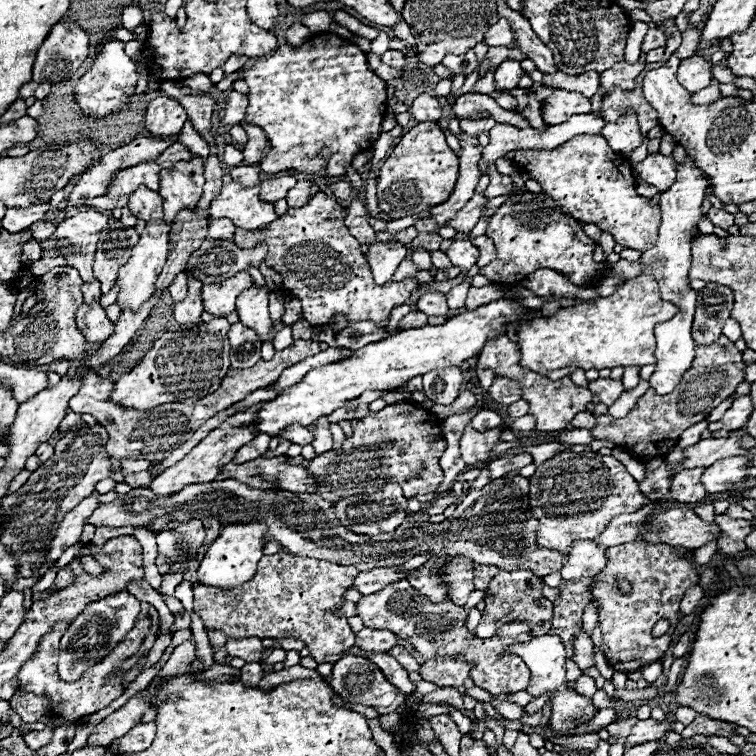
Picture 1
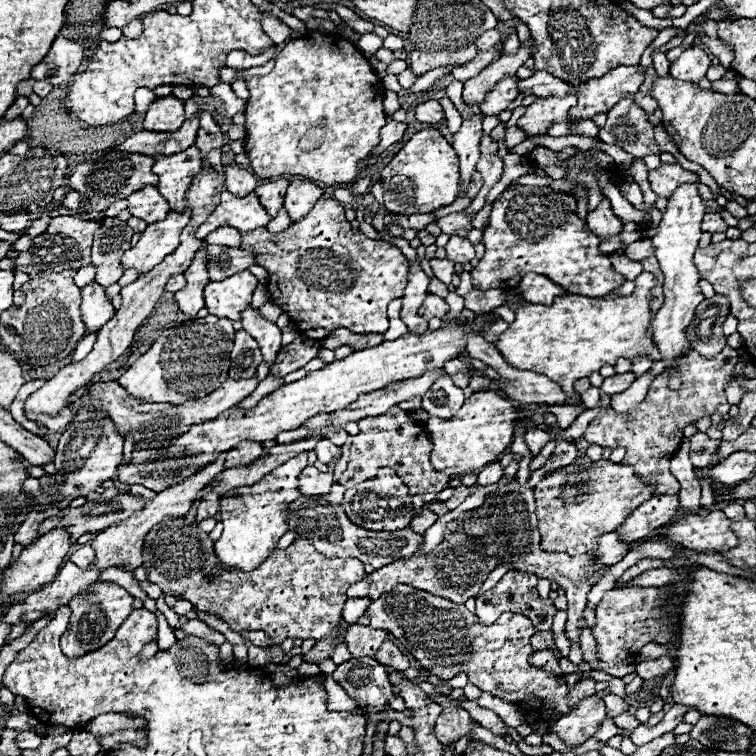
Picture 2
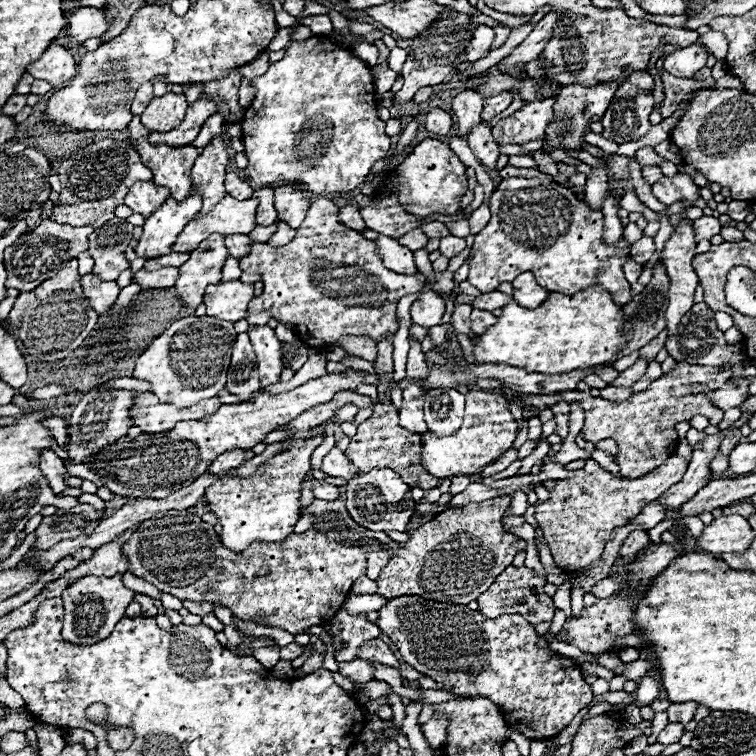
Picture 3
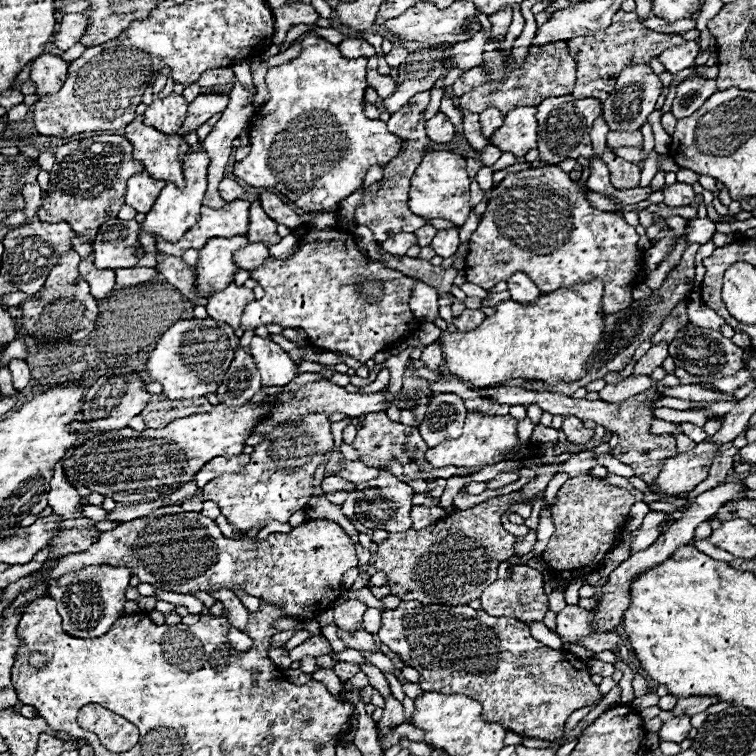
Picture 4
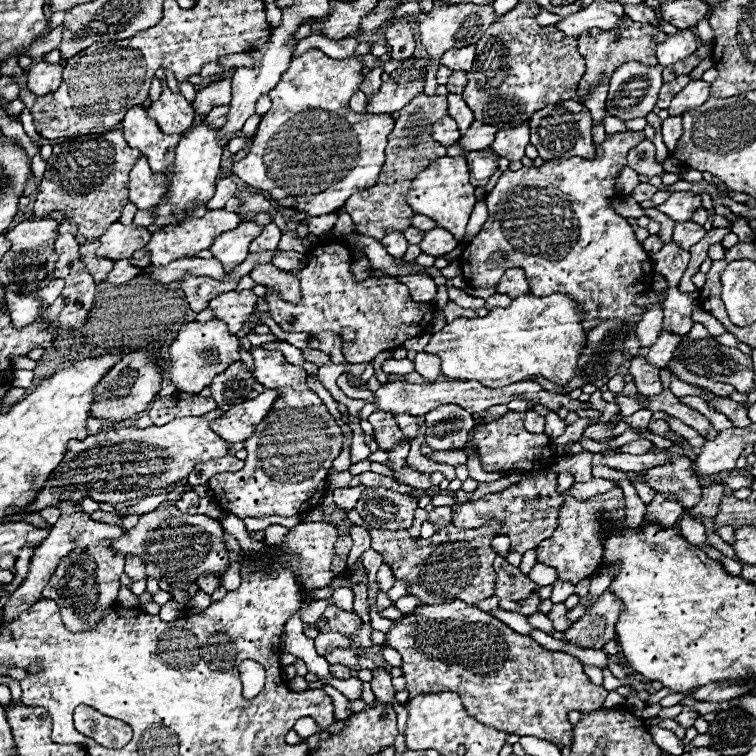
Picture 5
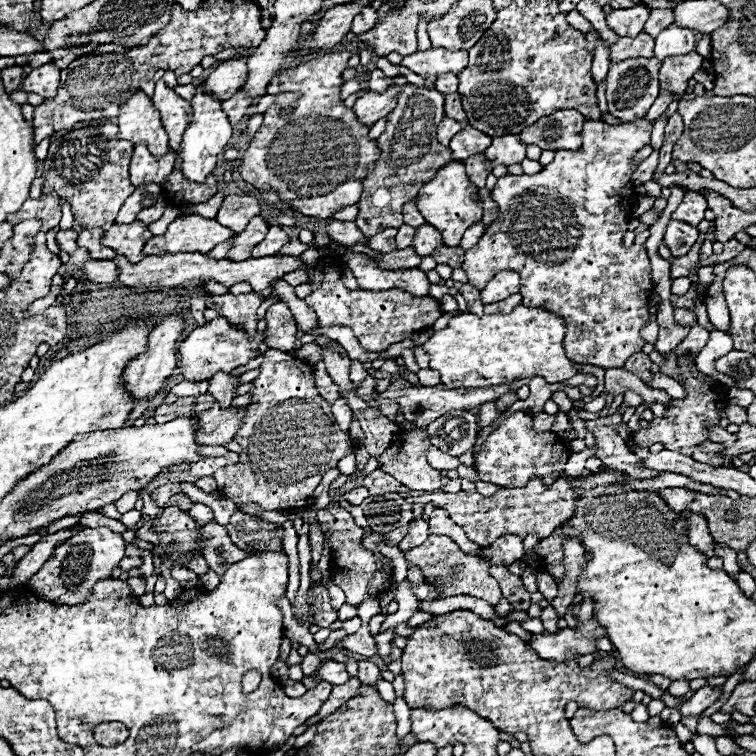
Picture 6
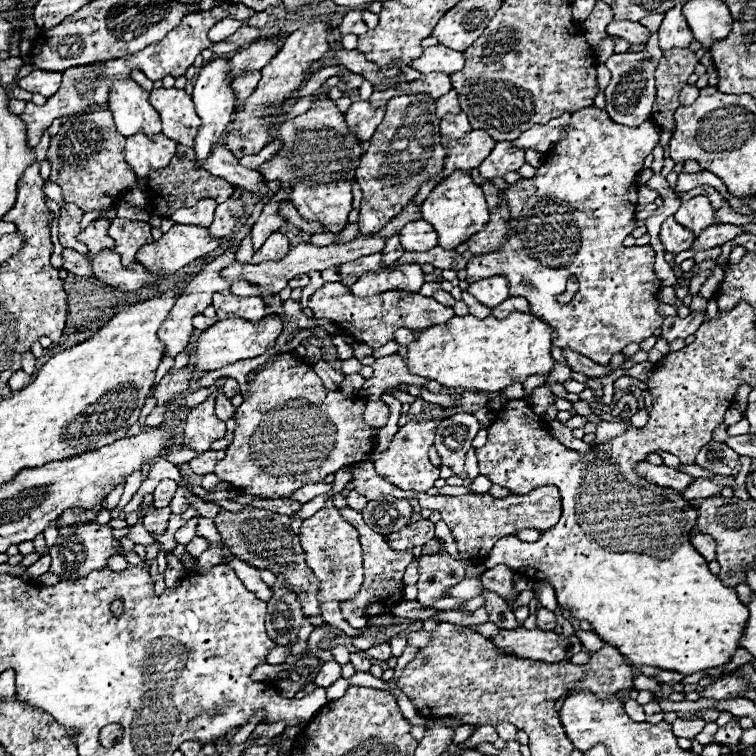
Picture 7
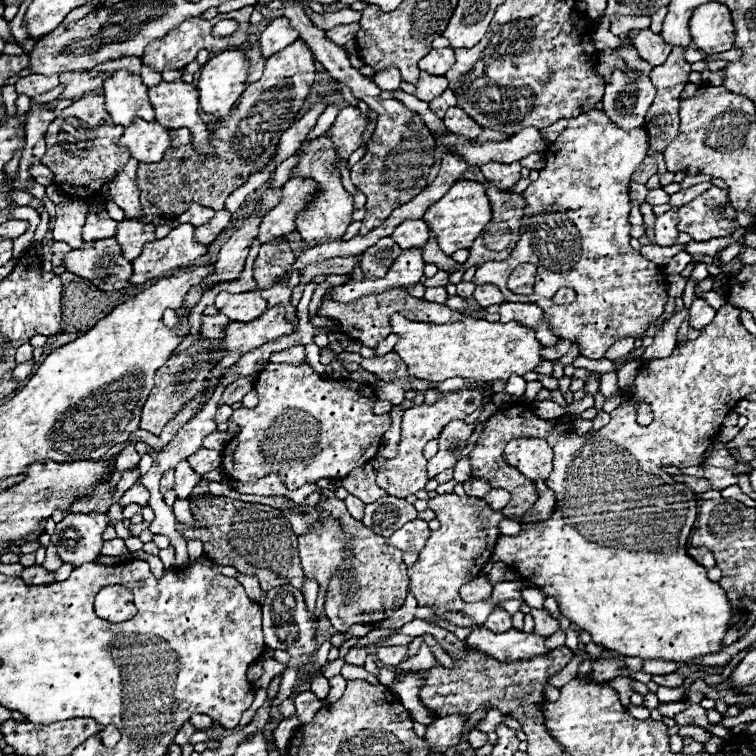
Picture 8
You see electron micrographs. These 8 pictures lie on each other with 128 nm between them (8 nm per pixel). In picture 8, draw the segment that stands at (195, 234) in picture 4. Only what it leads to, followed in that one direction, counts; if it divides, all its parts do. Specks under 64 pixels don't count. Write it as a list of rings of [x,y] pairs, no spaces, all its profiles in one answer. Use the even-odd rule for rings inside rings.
[[[190,224],[176,226],[166,238],[144,246],[144,252],[132,260],[134,272],[130,284],[144,284],[166,272],[188,266],[190,260],[206,254],[206,246],[194,242],[194,228]]]

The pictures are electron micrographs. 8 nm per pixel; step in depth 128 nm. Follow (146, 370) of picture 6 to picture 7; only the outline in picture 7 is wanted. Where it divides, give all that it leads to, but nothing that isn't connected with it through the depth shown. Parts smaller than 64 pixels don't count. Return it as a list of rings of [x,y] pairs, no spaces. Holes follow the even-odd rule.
[[[238,246],[228,248],[222,256],[218,256],[216,260],[212,260],[210,264],[206,264],[206,266],[202,268],[202,272],[196,274],[196,276],[188,282],[188,286],[184,288],[184,294],[178,298],[178,302],[174,304],[174,308],[168,312],[168,316],[166,316],[166,320],[162,322],[160,332],[158,332],[158,338],[166,344],[166,354],[176,356],[178,352],[182,352],[182,350],[188,346],[188,340],[190,340],[192,330],[194,330],[192,318],[194,318],[196,314],[202,314],[202,310],[212,304],[212,296],[214,296],[216,292],[220,292],[220,294],[230,292],[230,282],[228,282],[224,276],[220,276],[220,270],[226,268],[226,264],[234,264],[236,252],[238,252]]]

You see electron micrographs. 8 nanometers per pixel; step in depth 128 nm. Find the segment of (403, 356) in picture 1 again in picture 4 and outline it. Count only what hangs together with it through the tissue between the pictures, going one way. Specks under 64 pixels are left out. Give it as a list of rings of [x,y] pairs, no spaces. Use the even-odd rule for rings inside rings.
[[[218,404],[212,412],[172,420],[160,430],[146,428],[144,432],[136,432],[132,428],[122,428],[118,432],[100,432],[78,446],[68,460],[62,460],[62,468],[72,486],[82,484],[90,492],[98,492],[114,502],[152,502],[166,498],[182,484],[192,482],[194,474],[212,458],[238,456],[244,448],[244,440],[254,430],[254,424],[266,418],[268,412],[268,404]]]

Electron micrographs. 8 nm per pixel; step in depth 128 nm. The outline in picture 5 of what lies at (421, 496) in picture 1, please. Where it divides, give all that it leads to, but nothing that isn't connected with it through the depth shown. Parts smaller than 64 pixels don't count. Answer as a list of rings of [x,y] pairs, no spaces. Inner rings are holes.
[[[376,410],[368,416],[368,420],[374,426],[374,438],[382,450],[392,450],[394,446],[408,442],[408,438],[402,434],[402,430],[396,426],[396,418],[392,412]],[[444,450],[444,452],[434,452],[430,456],[430,460],[434,460],[434,462],[442,462],[442,464],[450,464],[450,466],[466,464],[466,458],[468,458],[466,450]]]

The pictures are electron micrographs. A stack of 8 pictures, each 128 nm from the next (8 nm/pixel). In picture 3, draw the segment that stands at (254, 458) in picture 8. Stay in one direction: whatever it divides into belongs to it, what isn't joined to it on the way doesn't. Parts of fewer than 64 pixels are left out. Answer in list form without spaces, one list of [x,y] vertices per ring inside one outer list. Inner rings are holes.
[[[256,326],[254,330],[248,330],[248,334],[250,334],[250,342],[254,346],[256,358],[258,358],[262,388],[268,384],[280,382],[280,374],[282,374],[284,366],[282,366],[280,340],[276,338],[274,330],[268,326]],[[320,432],[316,436],[296,440],[288,450],[260,464],[252,476],[248,478],[232,476],[216,480],[206,490],[204,494],[206,510],[218,516],[218,522],[222,524],[220,542],[226,548],[242,552],[254,540],[280,542],[294,530],[294,524],[300,518],[300,482],[310,470],[310,456],[324,442],[324,436],[326,434]]]

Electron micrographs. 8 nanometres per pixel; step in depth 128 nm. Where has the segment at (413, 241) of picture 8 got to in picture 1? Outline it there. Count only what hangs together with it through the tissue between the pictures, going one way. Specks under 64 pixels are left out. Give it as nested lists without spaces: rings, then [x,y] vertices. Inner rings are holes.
[[[454,240],[446,250],[452,266],[470,270],[478,260],[478,248],[470,240]]]

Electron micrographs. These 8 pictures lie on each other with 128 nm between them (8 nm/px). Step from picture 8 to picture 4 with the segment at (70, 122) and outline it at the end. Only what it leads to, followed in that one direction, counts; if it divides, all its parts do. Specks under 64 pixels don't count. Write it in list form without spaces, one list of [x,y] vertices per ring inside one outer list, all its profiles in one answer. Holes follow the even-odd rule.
[[[94,134],[56,148],[56,162],[50,170],[50,186],[44,192],[38,208],[38,220],[58,222],[66,220],[74,232],[94,240],[98,228],[116,218],[124,206],[126,180],[142,172],[142,162],[132,156],[132,144],[118,134]]]

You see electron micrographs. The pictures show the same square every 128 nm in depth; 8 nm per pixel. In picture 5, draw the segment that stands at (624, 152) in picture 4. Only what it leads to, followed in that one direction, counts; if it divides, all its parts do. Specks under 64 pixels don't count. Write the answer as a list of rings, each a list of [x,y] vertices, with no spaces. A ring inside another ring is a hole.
[[[650,140],[640,142],[628,152],[628,166],[644,176],[662,176],[662,164],[654,164],[654,144]]]

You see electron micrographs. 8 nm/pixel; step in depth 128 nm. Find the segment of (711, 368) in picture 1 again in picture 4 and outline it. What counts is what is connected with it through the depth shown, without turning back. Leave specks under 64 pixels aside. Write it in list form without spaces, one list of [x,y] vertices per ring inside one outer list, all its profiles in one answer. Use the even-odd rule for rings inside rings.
[[[522,386],[518,388],[480,388],[478,390],[480,398],[486,398],[486,400],[492,400],[492,402],[498,402],[498,404],[508,404],[508,406],[514,406],[514,404],[520,404],[520,406],[530,406],[530,404],[538,404],[544,412],[550,412],[550,414],[562,414],[562,416],[576,416],[580,420],[594,420],[596,424],[602,424],[606,430],[610,430],[612,434],[618,434],[620,436],[620,444],[614,448],[614,456],[632,466],[634,468],[634,474],[638,478],[642,478],[646,484],[654,484],[656,476],[658,476],[658,470],[662,468],[662,464],[666,464],[666,458],[670,456],[676,456],[678,450],[676,450],[676,440],[672,436],[662,436],[662,434],[650,434],[648,428],[650,428],[650,422],[652,422],[652,408],[650,404],[658,398],[662,398],[660,392],[648,388],[624,402],[606,402],[606,400],[574,400],[570,396],[562,396],[562,394],[556,394],[556,392],[532,392],[532,390],[526,390]]]

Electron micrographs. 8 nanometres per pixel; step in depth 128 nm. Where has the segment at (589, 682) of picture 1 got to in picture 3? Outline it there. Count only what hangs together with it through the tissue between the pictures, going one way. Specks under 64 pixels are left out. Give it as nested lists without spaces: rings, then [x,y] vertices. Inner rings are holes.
[[[420,596],[392,598],[380,610],[376,626],[398,646],[402,658],[420,674],[430,676],[440,690],[456,696],[484,696],[498,704],[510,728],[530,740],[546,740],[558,736],[570,720],[594,698],[592,686],[582,676],[582,666],[562,654],[550,654],[538,646],[538,634],[520,614],[502,614],[496,620],[482,616],[462,604],[442,604]]]

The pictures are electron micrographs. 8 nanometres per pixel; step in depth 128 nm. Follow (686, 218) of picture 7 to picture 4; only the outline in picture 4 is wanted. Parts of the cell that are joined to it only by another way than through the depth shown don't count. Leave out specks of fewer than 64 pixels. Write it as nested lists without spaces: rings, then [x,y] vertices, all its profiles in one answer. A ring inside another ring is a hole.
[[[676,182],[672,186],[668,186],[664,190],[664,204],[670,206],[670,208],[680,208],[680,206],[690,206],[694,202],[696,194],[692,190],[690,184],[682,184],[682,182]]]

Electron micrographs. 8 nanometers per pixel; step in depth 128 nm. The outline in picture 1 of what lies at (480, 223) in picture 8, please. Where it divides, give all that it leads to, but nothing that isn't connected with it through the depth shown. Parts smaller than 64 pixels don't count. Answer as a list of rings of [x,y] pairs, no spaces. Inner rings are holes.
[[[420,122],[402,136],[378,172],[378,206],[392,220],[414,216],[442,204],[454,190],[458,178],[458,156],[446,144],[444,130],[436,122]]]

